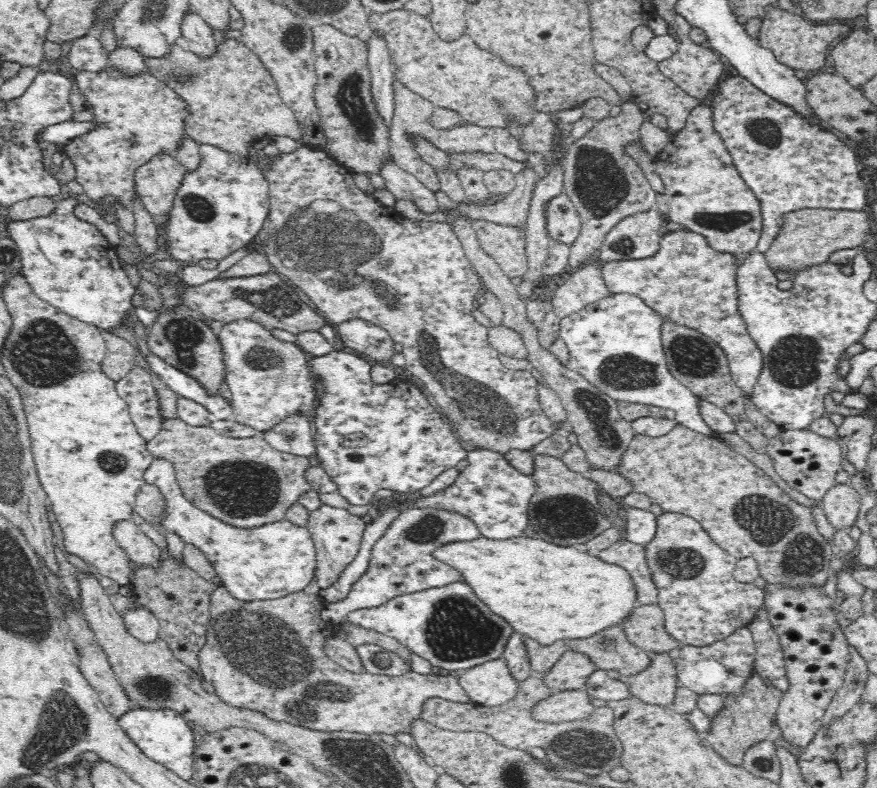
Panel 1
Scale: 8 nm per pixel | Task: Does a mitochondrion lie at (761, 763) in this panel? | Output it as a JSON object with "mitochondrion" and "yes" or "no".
{"mitochondrion":"yes"}

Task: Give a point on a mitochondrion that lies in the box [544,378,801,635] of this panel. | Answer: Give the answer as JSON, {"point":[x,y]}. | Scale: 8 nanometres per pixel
{"point":[588,401]}

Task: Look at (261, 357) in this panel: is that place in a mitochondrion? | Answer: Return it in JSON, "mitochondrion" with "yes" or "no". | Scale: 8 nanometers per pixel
{"mitochondrion":"yes"}

